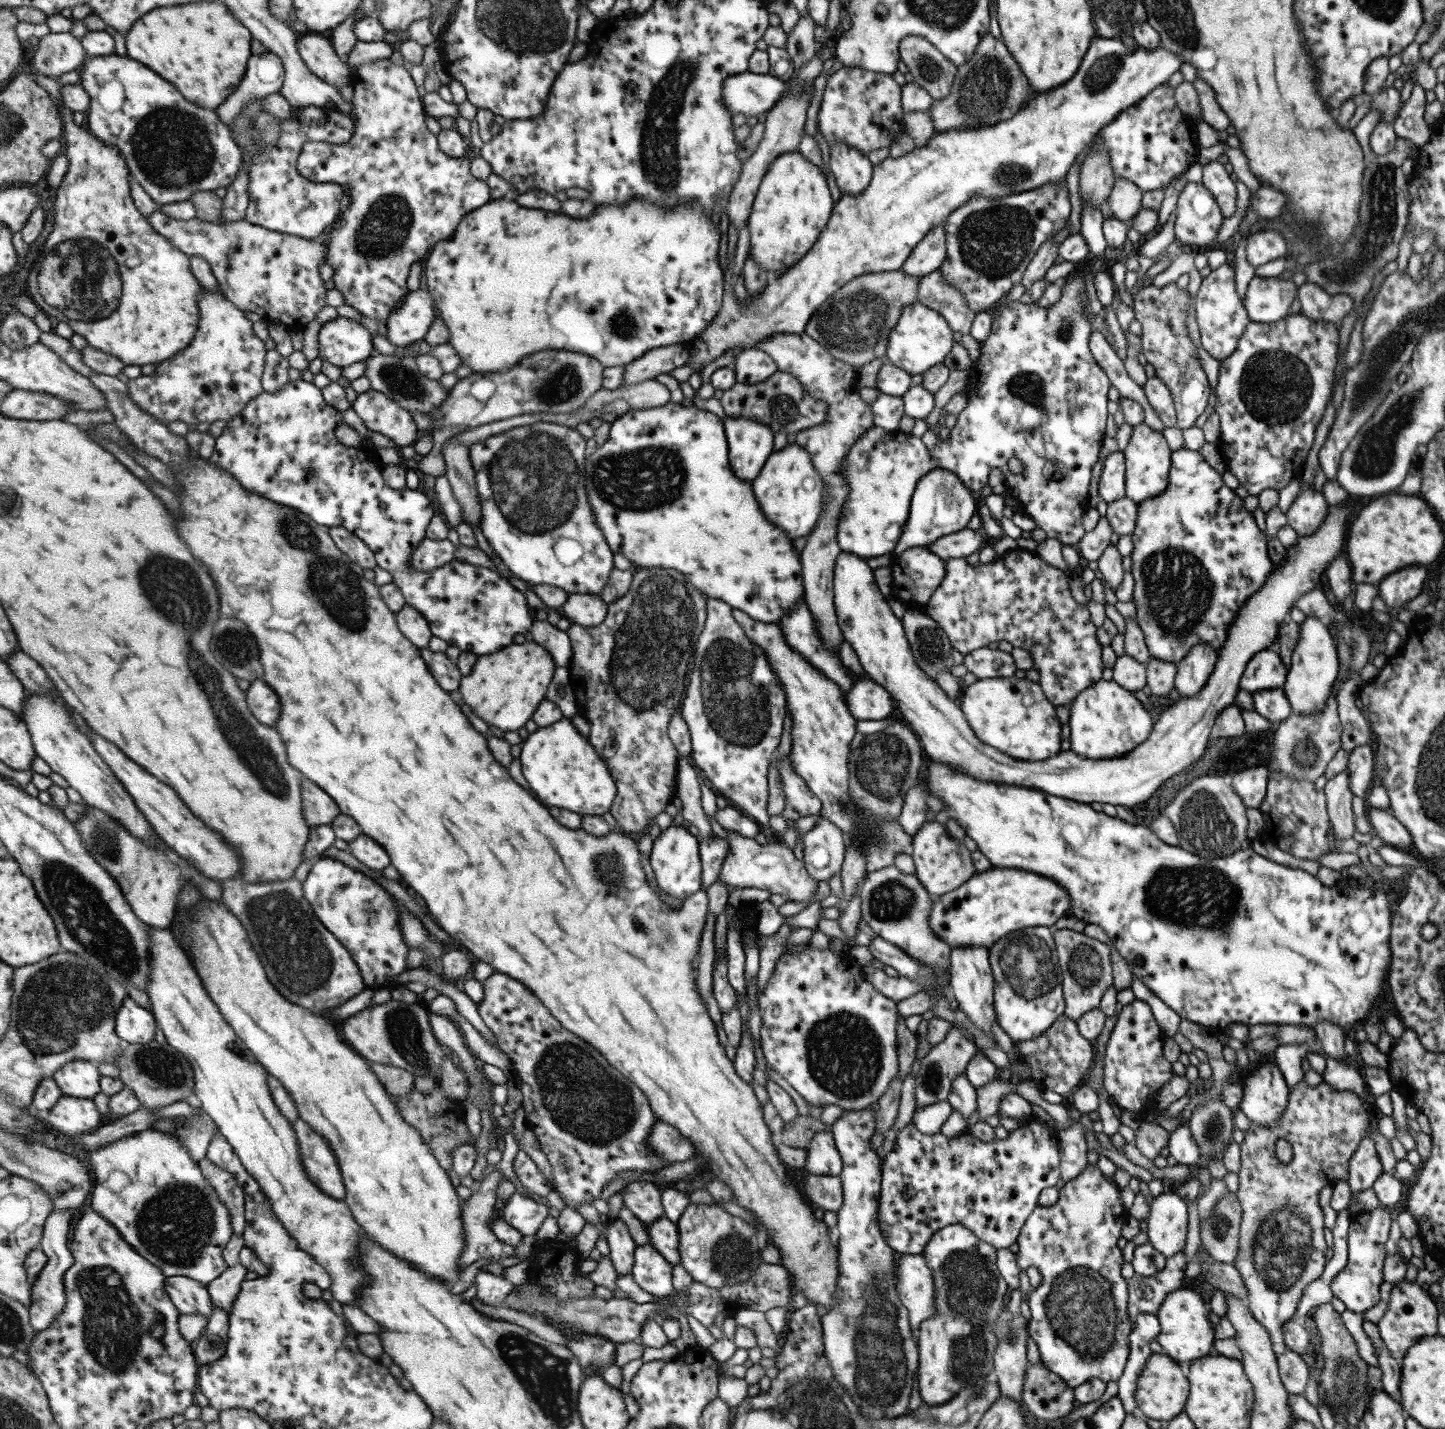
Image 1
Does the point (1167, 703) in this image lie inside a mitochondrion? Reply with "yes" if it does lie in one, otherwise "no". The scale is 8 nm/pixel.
no

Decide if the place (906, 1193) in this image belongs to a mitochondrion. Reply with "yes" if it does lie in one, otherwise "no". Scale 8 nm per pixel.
no

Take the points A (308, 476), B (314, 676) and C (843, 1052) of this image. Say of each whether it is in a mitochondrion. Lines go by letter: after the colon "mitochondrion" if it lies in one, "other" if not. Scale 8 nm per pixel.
A: mitochondrion
B: other
C: mitochondrion

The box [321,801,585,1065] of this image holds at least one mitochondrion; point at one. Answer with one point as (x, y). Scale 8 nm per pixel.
(334, 896)

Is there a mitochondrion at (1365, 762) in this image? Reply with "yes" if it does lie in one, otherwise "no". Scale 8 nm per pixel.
no

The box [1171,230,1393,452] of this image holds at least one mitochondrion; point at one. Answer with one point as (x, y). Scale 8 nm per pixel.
(1274, 384)

